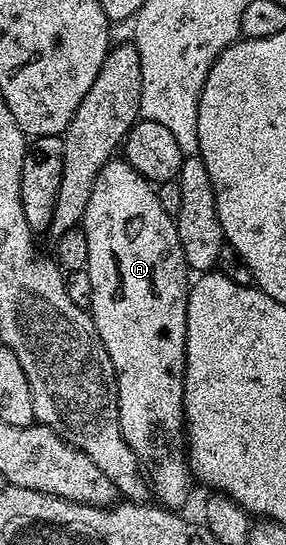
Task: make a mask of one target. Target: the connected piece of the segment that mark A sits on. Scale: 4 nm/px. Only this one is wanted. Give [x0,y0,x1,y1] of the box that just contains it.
[83,160,191,508]

